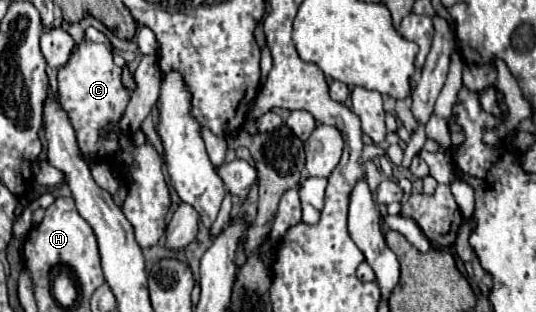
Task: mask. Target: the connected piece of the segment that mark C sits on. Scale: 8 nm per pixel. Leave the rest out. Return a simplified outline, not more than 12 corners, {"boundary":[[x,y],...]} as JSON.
{"boundary":[[94,27],[58,69],[82,157],[108,157],[138,245],[156,245],[172,205],[152,143],[120,123],[130,91]]}

